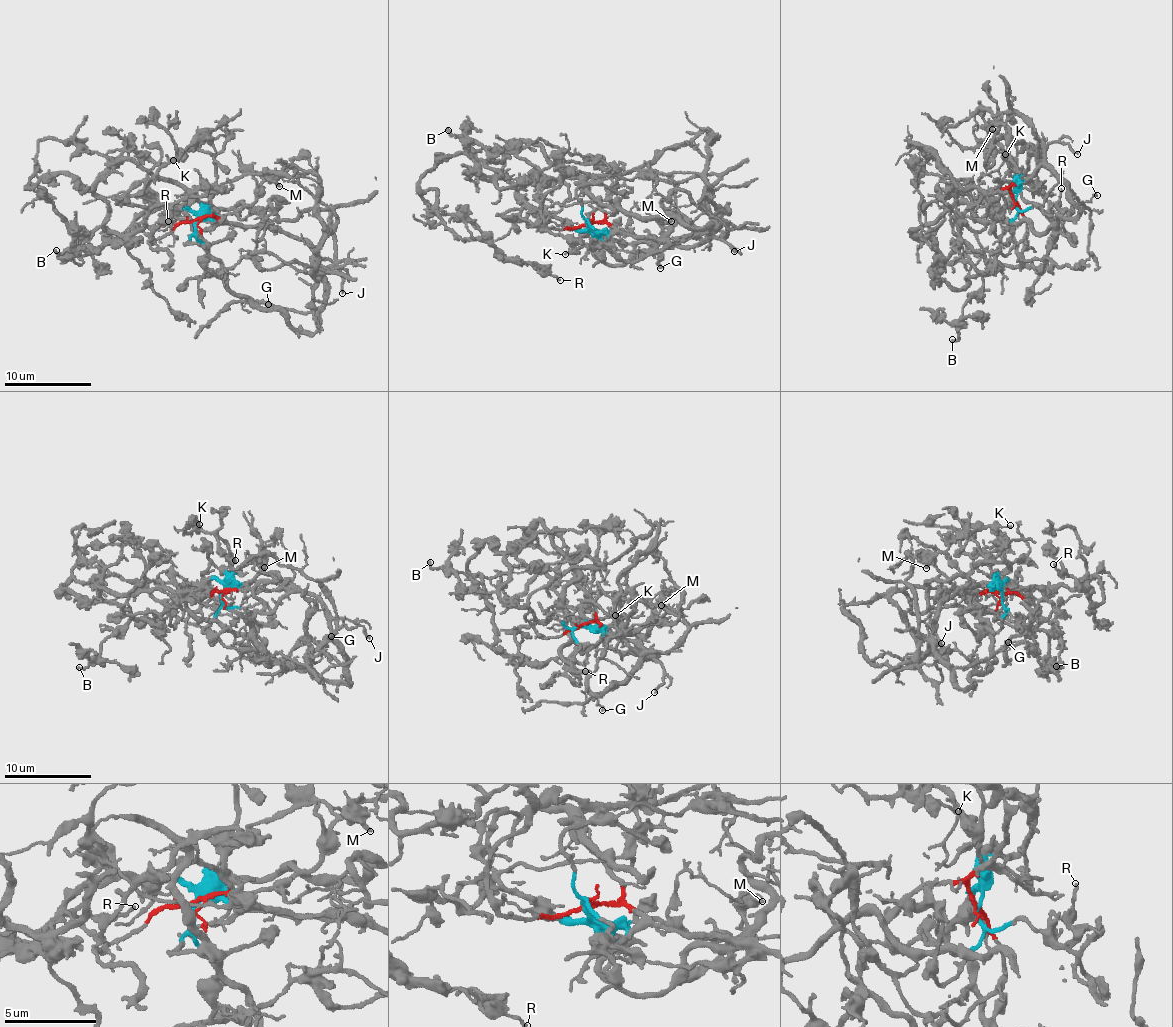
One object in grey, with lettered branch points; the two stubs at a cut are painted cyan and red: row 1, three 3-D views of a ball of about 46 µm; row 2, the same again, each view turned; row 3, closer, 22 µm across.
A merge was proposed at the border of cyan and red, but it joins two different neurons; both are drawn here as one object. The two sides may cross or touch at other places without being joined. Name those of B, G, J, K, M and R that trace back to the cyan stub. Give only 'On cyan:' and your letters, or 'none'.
On cyan: K, M

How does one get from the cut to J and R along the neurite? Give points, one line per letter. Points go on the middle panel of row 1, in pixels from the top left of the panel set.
J: (586, 223), (608, 222), (637, 237), (667, 238), (682, 245), (693, 245), (711, 237), (719, 238), (735, 252)
R: (586, 223), (602, 208), (539, 145), (447, 156), (419, 183), (458, 238), (560, 279)

